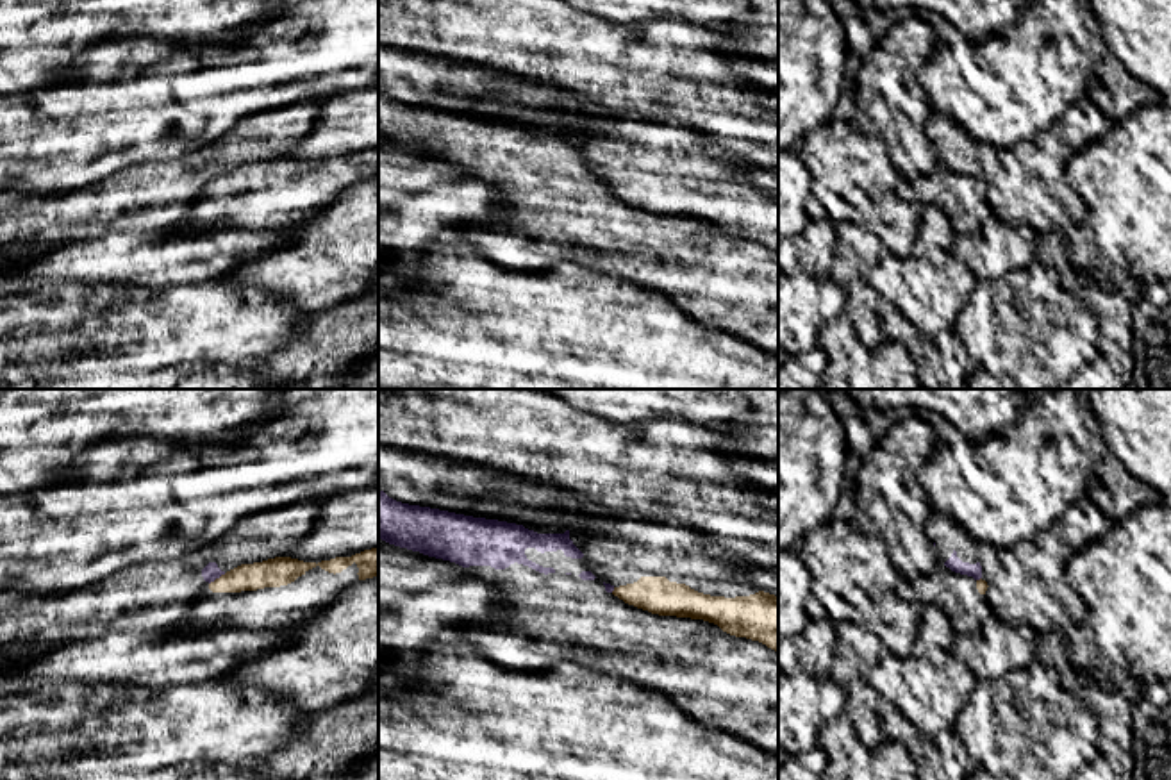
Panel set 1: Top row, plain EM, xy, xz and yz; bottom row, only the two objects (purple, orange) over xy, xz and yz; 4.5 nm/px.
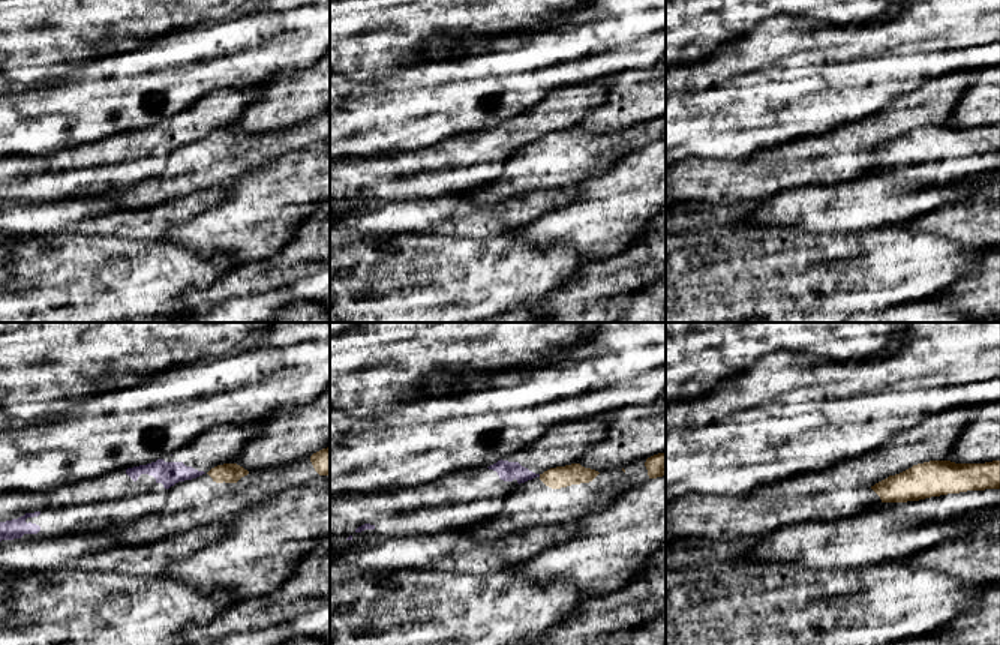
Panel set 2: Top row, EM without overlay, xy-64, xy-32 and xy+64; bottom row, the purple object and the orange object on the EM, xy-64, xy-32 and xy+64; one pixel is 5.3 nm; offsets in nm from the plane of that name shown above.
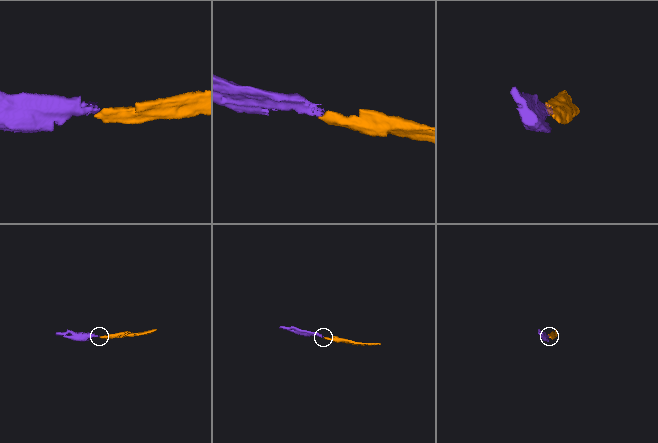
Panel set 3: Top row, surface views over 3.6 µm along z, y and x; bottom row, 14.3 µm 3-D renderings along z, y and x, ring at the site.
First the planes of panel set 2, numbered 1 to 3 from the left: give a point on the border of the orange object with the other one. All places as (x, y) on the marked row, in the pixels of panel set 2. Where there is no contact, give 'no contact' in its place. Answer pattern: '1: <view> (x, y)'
1: no contact
2: no contact
3: no contact

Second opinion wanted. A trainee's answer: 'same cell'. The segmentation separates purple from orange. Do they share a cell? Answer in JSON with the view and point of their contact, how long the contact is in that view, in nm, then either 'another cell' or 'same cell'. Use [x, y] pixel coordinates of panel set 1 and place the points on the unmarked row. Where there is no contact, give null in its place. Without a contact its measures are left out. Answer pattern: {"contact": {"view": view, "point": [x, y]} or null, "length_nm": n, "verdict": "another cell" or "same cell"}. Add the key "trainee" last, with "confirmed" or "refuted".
{"contact": {"view": "xy", "point": [216, 177]}, "length_nm": 90, "verdict": "another cell", "trainee": "refuted"}

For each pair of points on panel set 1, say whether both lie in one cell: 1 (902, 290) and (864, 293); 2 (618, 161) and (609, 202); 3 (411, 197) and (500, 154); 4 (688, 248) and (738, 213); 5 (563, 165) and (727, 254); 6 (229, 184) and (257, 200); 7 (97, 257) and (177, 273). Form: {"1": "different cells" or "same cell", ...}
{"1": "different cells", "2": "different cells", "3": "different cells", "4": "different cells", "5": "same cell", "6": "same cell", "7": "same cell"}

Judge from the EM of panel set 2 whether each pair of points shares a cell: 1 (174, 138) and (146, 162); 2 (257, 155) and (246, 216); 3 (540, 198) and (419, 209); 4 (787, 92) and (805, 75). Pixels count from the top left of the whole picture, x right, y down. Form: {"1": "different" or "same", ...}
{"1": "same", "2": "different", "3": "same", "4": "same"}

